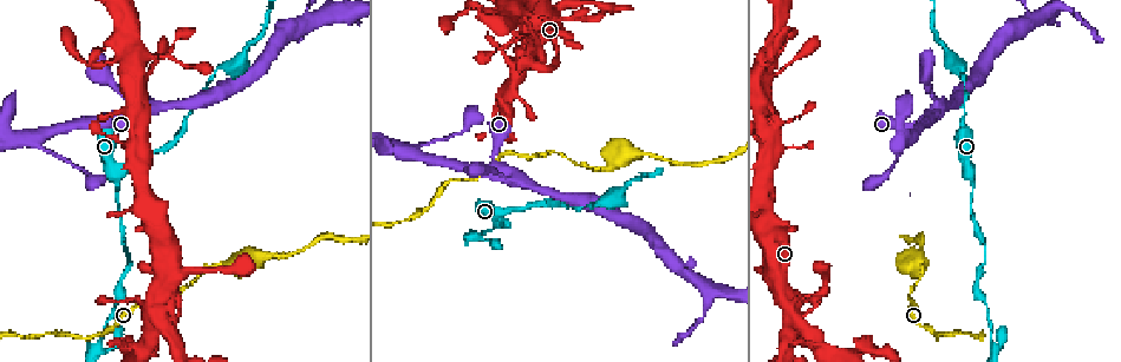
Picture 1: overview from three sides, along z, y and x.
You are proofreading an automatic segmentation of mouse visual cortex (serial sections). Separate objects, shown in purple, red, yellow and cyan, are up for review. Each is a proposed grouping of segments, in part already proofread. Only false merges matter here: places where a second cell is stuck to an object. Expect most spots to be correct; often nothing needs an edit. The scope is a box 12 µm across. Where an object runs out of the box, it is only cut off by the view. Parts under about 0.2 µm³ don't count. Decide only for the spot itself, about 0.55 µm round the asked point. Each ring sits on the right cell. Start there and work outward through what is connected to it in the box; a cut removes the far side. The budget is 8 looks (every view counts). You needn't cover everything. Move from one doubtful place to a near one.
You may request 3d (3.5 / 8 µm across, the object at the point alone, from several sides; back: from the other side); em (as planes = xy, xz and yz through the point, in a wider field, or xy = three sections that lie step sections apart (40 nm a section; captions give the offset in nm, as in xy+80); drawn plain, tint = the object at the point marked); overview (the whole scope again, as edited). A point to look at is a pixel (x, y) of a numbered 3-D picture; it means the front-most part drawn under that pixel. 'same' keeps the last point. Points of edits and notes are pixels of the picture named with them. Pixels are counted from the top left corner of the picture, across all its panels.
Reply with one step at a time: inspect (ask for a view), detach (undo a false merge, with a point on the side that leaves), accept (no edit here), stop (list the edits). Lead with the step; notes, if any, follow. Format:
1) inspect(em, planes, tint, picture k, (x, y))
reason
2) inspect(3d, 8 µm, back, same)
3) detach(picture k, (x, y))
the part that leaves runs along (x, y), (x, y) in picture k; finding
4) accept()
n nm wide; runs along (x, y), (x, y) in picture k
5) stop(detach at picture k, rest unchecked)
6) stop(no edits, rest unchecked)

inspect(3d, 3.5 µm, picture 1, (789, 318))
branch point

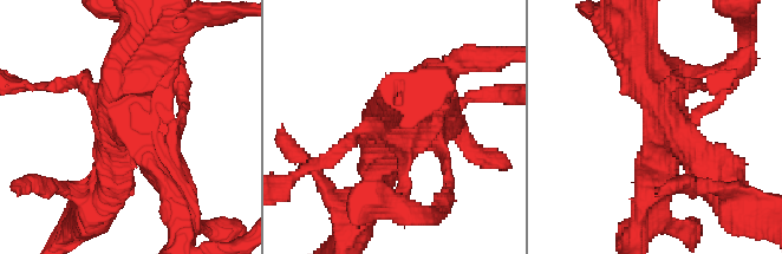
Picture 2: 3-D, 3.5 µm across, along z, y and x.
inspect(em, xy, step 2, tint, picture 2, (666, 123))
shape alone is not enough

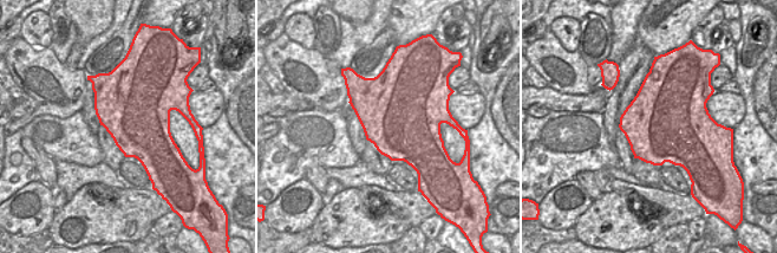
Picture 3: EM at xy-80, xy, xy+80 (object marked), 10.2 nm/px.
accept()
runs along (638, 53), (717, 181) in picture 2; continuous, no second cell

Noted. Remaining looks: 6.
inspect(3d, 3.5 µm, picture 1, (936, 339))
narrows sharply

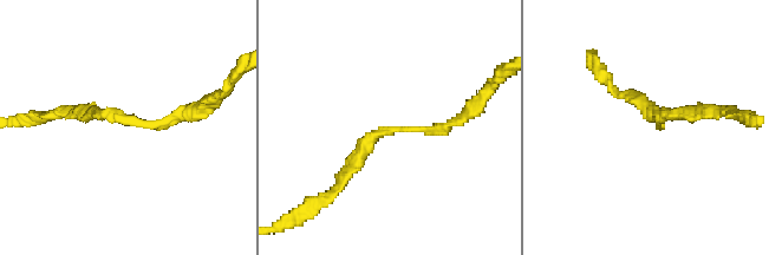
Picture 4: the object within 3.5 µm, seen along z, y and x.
inspect(em, xy, step 5, tint, picture 4, (404, 129))

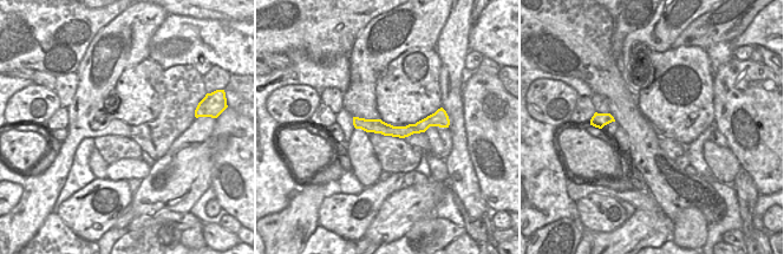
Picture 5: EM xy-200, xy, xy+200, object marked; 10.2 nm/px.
accept()
runs along (355, 119), (389, 130), (438, 123) in picture 5; all the same cell

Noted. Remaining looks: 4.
inspect(3d, 8 µm, picture 1, (101, 337))
abrupt turn

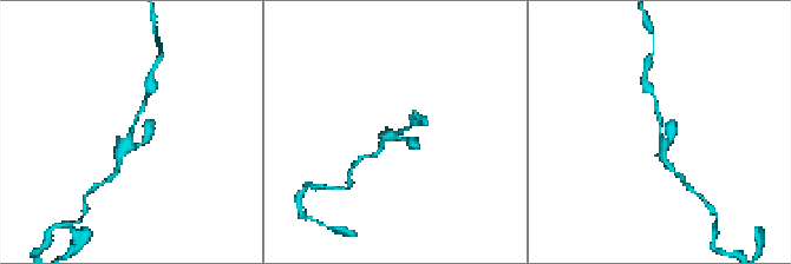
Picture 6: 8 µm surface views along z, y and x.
inspect(em, xy, step 3, tint, picture 6, (132, 133))
now the EM

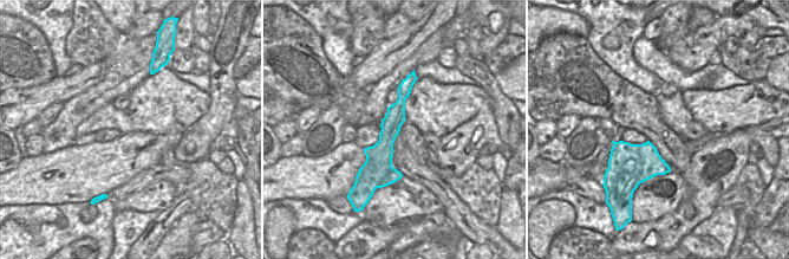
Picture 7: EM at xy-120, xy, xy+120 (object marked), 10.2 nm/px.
accept()
one cell here

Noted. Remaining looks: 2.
stop(no edits, rest unchecked)

